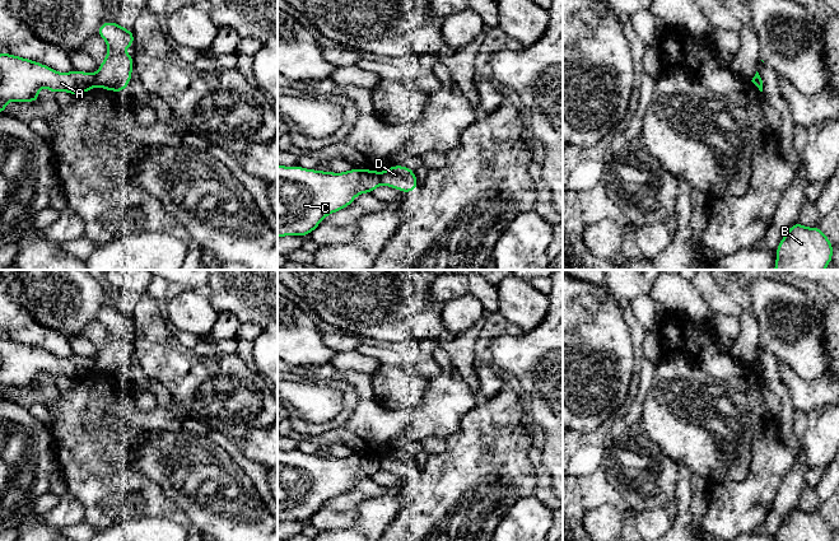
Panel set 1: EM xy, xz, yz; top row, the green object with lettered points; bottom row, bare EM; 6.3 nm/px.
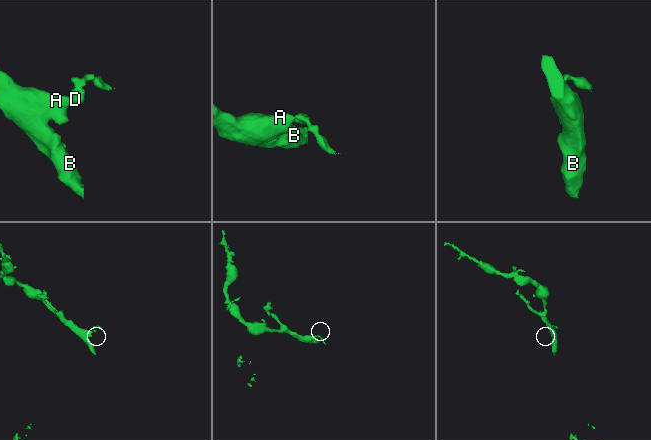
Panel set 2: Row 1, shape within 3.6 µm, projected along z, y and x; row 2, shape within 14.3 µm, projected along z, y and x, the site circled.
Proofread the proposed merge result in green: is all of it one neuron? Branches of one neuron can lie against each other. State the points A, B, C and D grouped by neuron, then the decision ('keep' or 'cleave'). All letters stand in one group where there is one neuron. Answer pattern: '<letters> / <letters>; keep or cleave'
A B C / D; cleave

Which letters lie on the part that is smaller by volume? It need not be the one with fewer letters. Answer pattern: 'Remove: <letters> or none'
Remove: D

